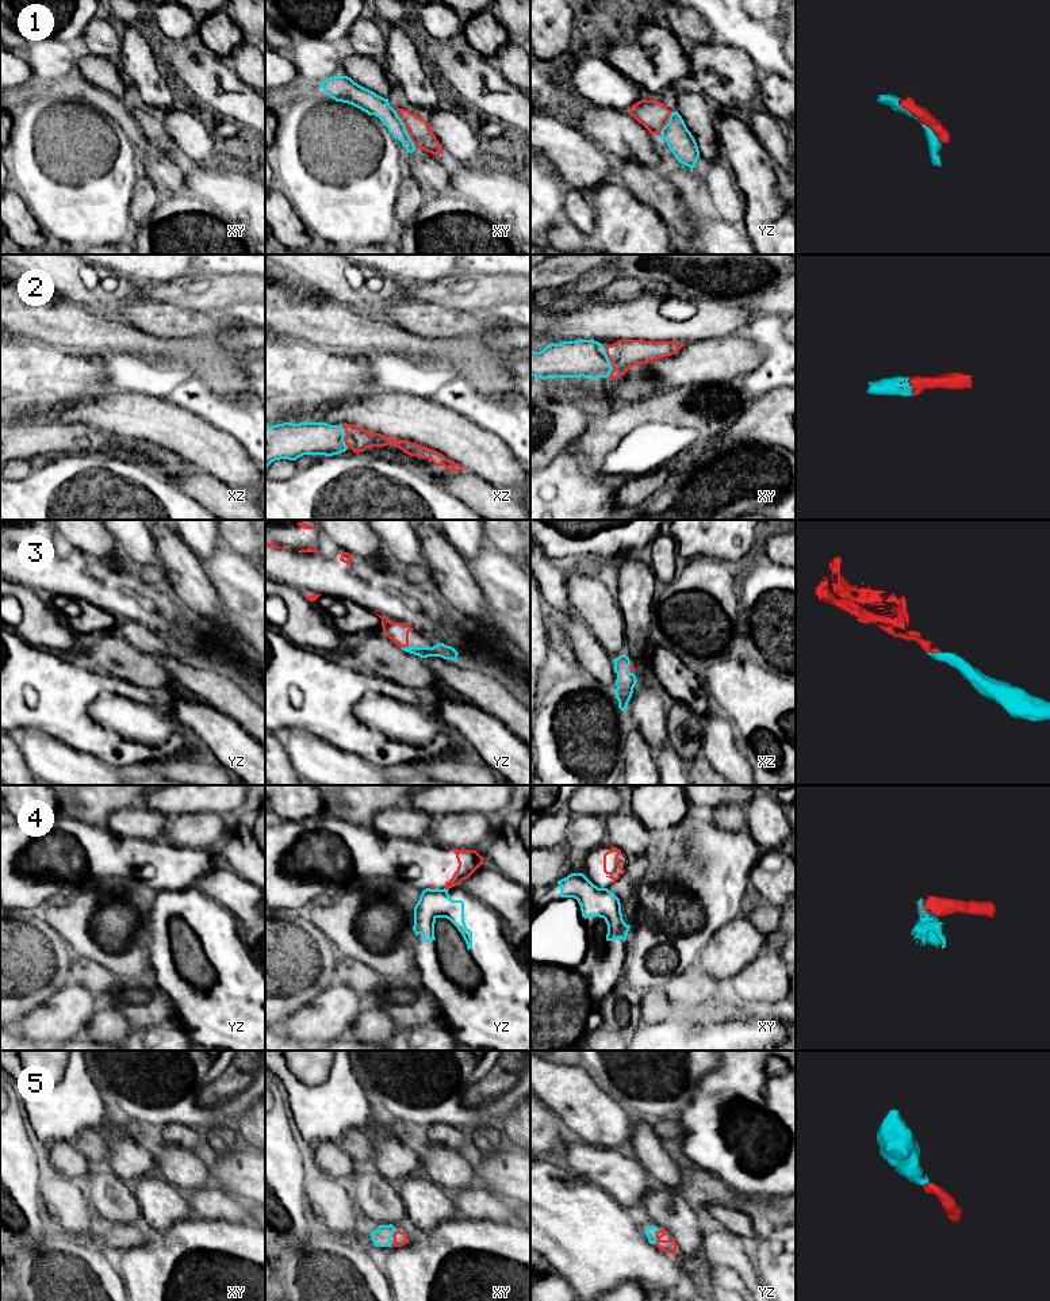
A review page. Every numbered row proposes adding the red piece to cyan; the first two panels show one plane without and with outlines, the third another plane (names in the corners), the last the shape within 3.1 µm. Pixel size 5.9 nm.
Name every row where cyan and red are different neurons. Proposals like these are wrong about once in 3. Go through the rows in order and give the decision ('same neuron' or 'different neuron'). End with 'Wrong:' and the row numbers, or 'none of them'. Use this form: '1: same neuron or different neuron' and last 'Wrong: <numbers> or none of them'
1: different neuron
2: same neuron
3: same neuron
4: different neuron
5: same neuron
Wrong: 1, 4

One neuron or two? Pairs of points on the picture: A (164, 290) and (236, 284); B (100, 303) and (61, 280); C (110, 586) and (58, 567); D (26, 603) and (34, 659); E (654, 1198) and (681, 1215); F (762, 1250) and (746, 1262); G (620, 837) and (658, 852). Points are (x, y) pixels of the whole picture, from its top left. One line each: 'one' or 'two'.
A: one
B: one
C: one
D: two
E: one
F: two
G: one

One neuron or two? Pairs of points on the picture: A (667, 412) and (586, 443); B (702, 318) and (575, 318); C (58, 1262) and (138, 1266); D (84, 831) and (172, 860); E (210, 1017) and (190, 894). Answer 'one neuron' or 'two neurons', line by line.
A: one neuron
B: one neuron
C: two neurons
D: one neuron
E: one neuron

